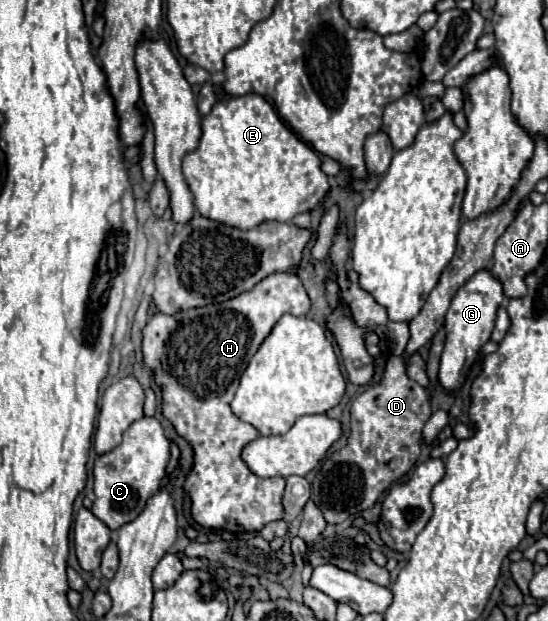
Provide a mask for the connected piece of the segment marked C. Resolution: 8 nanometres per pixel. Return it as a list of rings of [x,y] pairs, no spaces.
[[[142,417],[134,421],[126,431],[122,443],[98,455],[94,461],[94,505],[92,513],[106,523],[112,531],[120,529],[124,523],[134,521],[144,509],[150,495],[160,487],[162,477],[166,475],[166,465],[170,461],[170,443],[164,435],[164,429],[156,417]]]

